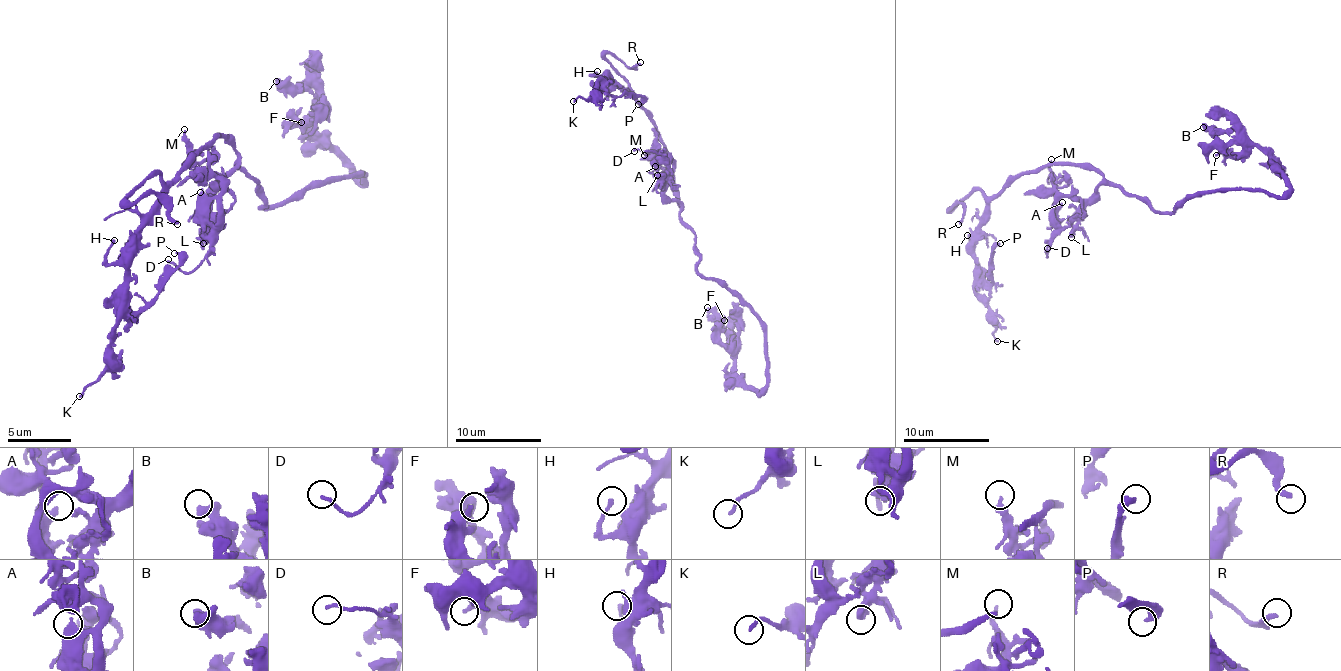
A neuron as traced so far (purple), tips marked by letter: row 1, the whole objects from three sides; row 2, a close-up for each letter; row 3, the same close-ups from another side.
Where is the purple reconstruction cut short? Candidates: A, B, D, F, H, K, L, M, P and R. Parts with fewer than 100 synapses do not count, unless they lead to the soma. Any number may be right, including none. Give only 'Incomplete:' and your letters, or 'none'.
Incomplete: R

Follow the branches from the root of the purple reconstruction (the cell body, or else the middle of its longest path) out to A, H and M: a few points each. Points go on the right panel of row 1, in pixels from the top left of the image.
A: (1125, 194), (1114, 185), (1101, 185), (1071, 215), (1060, 220), (1058, 207), (1062, 202)
H: (1125, 194), (1080, 166), (1038, 168), (1019, 174), (989, 205), (989, 220), (971, 250), (967, 235)
M: (1125, 194), (1114, 185), (1101, 185), (1088, 198), (1069, 198), (1054, 185), (1049, 168), (1051, 159)

